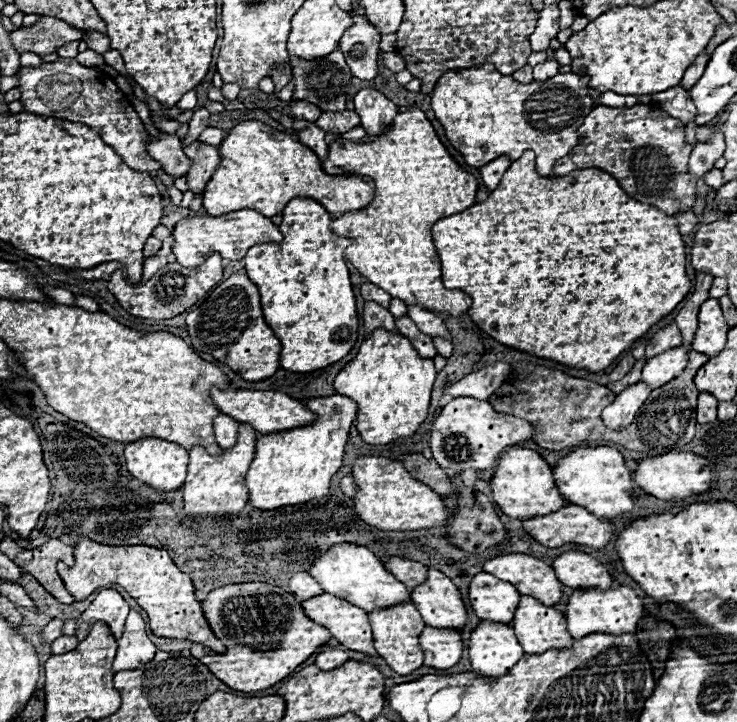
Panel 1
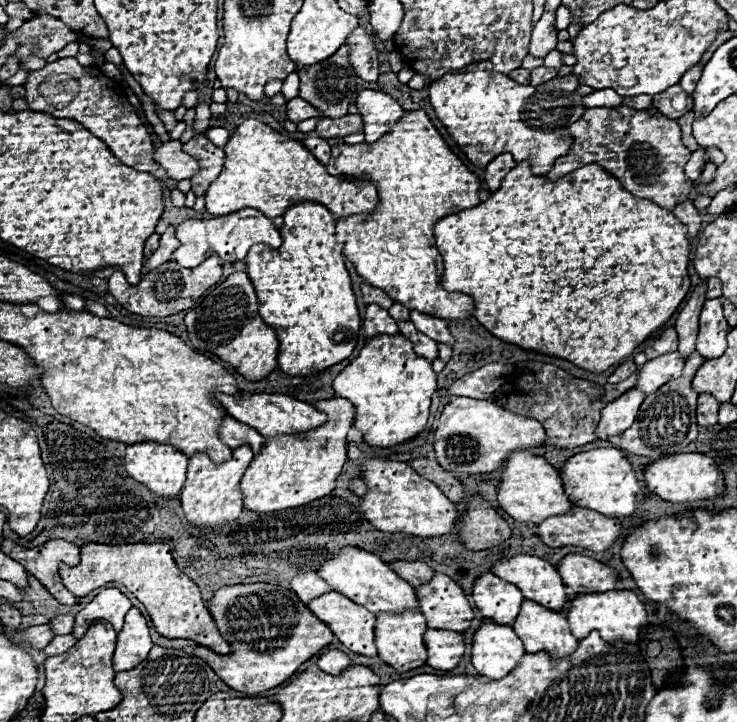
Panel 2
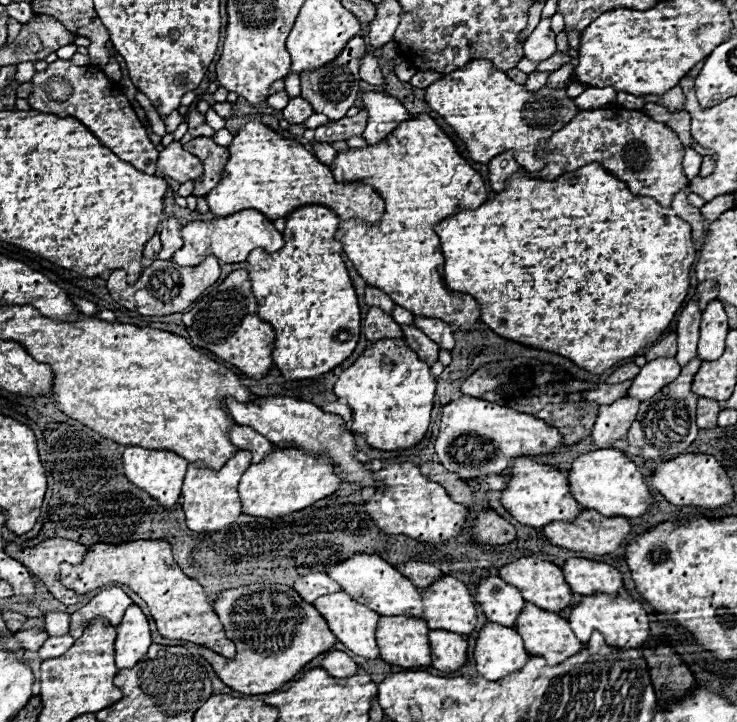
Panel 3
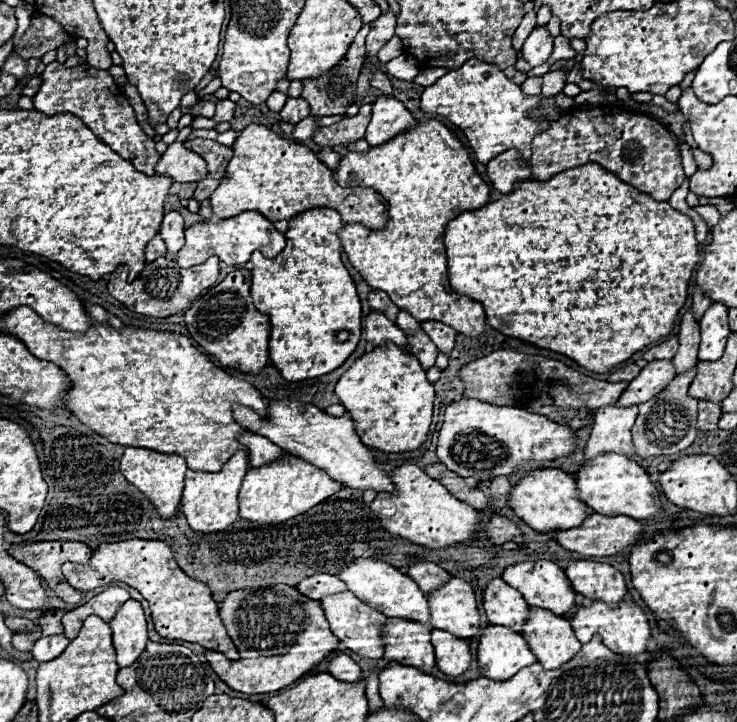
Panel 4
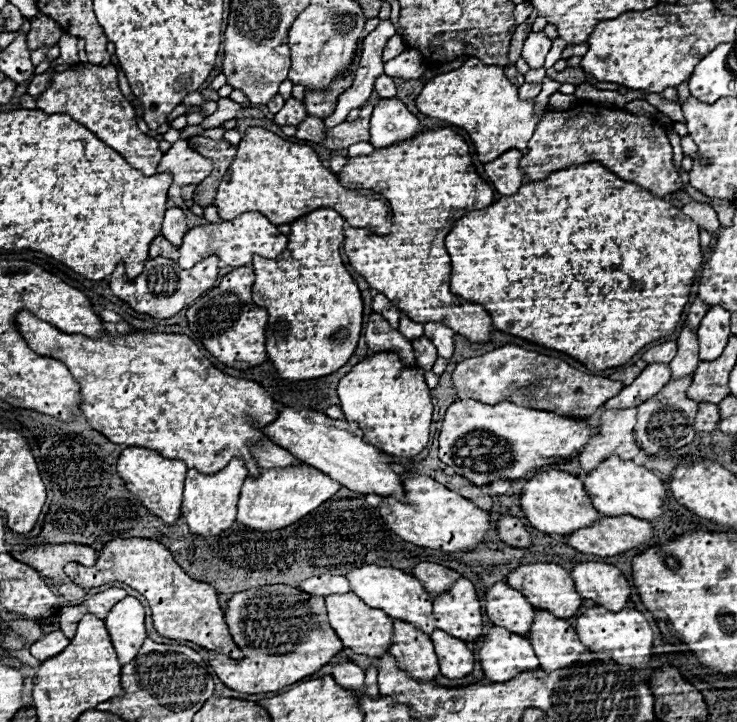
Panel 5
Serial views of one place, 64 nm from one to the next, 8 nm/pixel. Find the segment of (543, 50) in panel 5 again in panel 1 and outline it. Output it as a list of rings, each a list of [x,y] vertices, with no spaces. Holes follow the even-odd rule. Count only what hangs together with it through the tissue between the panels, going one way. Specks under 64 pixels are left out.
[[[552,4],[552,6],[544,6],[544,10],[540,12],[540,18],[538,18],[538,26],[534,30],[534,34],[530,36],[530,42],[532,42],[532,50],[548,50],[550,46],[550,40],[558,34],[558,24],[560,24],[560,10],[558,10],[558,4]]]

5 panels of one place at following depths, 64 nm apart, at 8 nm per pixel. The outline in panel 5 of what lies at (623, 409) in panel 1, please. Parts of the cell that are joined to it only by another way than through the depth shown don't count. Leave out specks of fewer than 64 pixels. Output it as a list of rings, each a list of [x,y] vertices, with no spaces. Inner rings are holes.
[[[636,408],[604,410],[598,422],[598,434],[590,438],[590,444],[580,454],[580,466],[584,472],[594,470],[606,456],[620,456],[622,460],[634,460],[640,454],[632,428],[636,424]]]

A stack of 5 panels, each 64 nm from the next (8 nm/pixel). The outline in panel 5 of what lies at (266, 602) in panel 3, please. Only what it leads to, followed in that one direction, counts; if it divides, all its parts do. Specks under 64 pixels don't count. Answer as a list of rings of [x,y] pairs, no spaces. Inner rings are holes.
[[[274,584],[234,594],[226,604],[224,618],[244,658],[228,660],[224,654],[210,652],[208,660],[218,678],[236,692],[260,694],[280,690],[314,674],[342,650],[342,642],[328,624],[324,598],[310,596],[294,586]]]

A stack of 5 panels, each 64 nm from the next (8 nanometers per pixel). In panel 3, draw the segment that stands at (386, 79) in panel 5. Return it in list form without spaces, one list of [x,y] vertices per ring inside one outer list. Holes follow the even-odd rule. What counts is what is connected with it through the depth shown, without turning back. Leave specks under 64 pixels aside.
[[[366,50],[364,56],[360,58],[360,78],[368,84],[376,84],[376,86],[382,86],[384,78],[382,78],[382,72],[378,68],[378,58],[374,56],[372,50]]]

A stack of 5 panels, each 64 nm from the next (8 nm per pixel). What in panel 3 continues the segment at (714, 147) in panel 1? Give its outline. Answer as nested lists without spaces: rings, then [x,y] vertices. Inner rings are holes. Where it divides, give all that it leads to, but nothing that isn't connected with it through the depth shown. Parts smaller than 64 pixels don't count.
[[[686,148],[686,158],[684,158],[684,172],[686,176],[692,180],[698,172],[700,172],[700,164],[702,164],[702,154],[698,154],[692,148]]]

